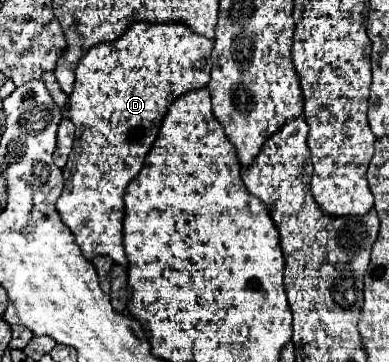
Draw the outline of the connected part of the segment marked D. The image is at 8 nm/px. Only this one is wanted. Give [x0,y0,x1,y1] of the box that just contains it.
[58,21,212,265]

